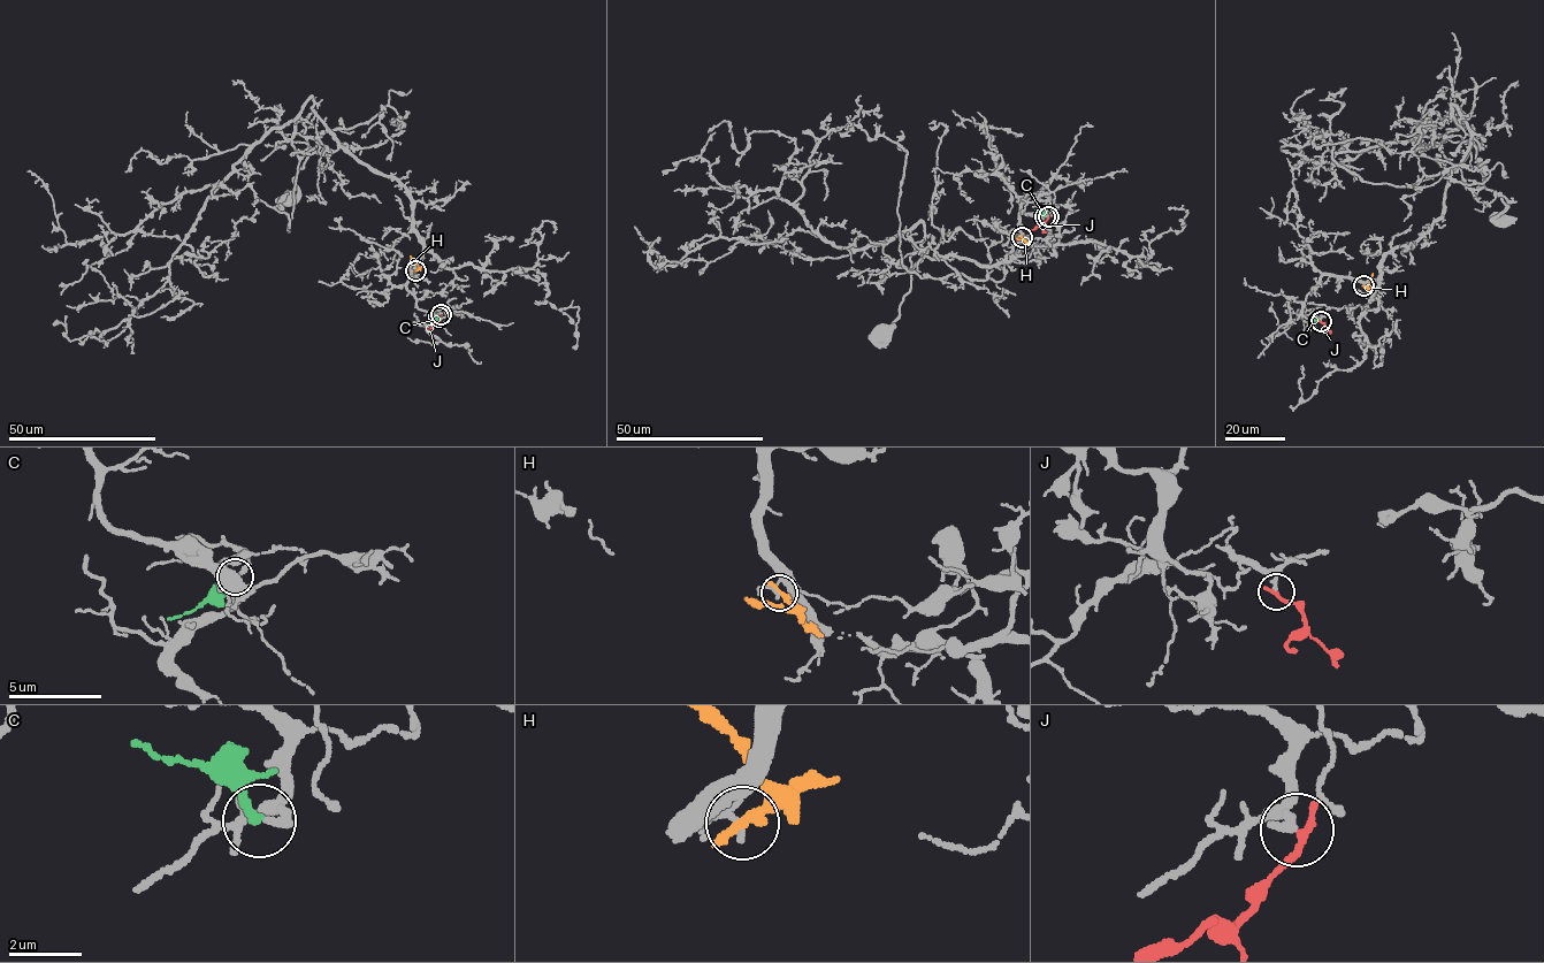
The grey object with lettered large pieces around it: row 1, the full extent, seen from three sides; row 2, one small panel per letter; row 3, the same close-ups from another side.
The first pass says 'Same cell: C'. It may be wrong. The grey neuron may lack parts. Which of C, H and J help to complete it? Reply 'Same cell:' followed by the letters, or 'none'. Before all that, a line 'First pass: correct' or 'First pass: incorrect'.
First pass: correct
Same cell: C

